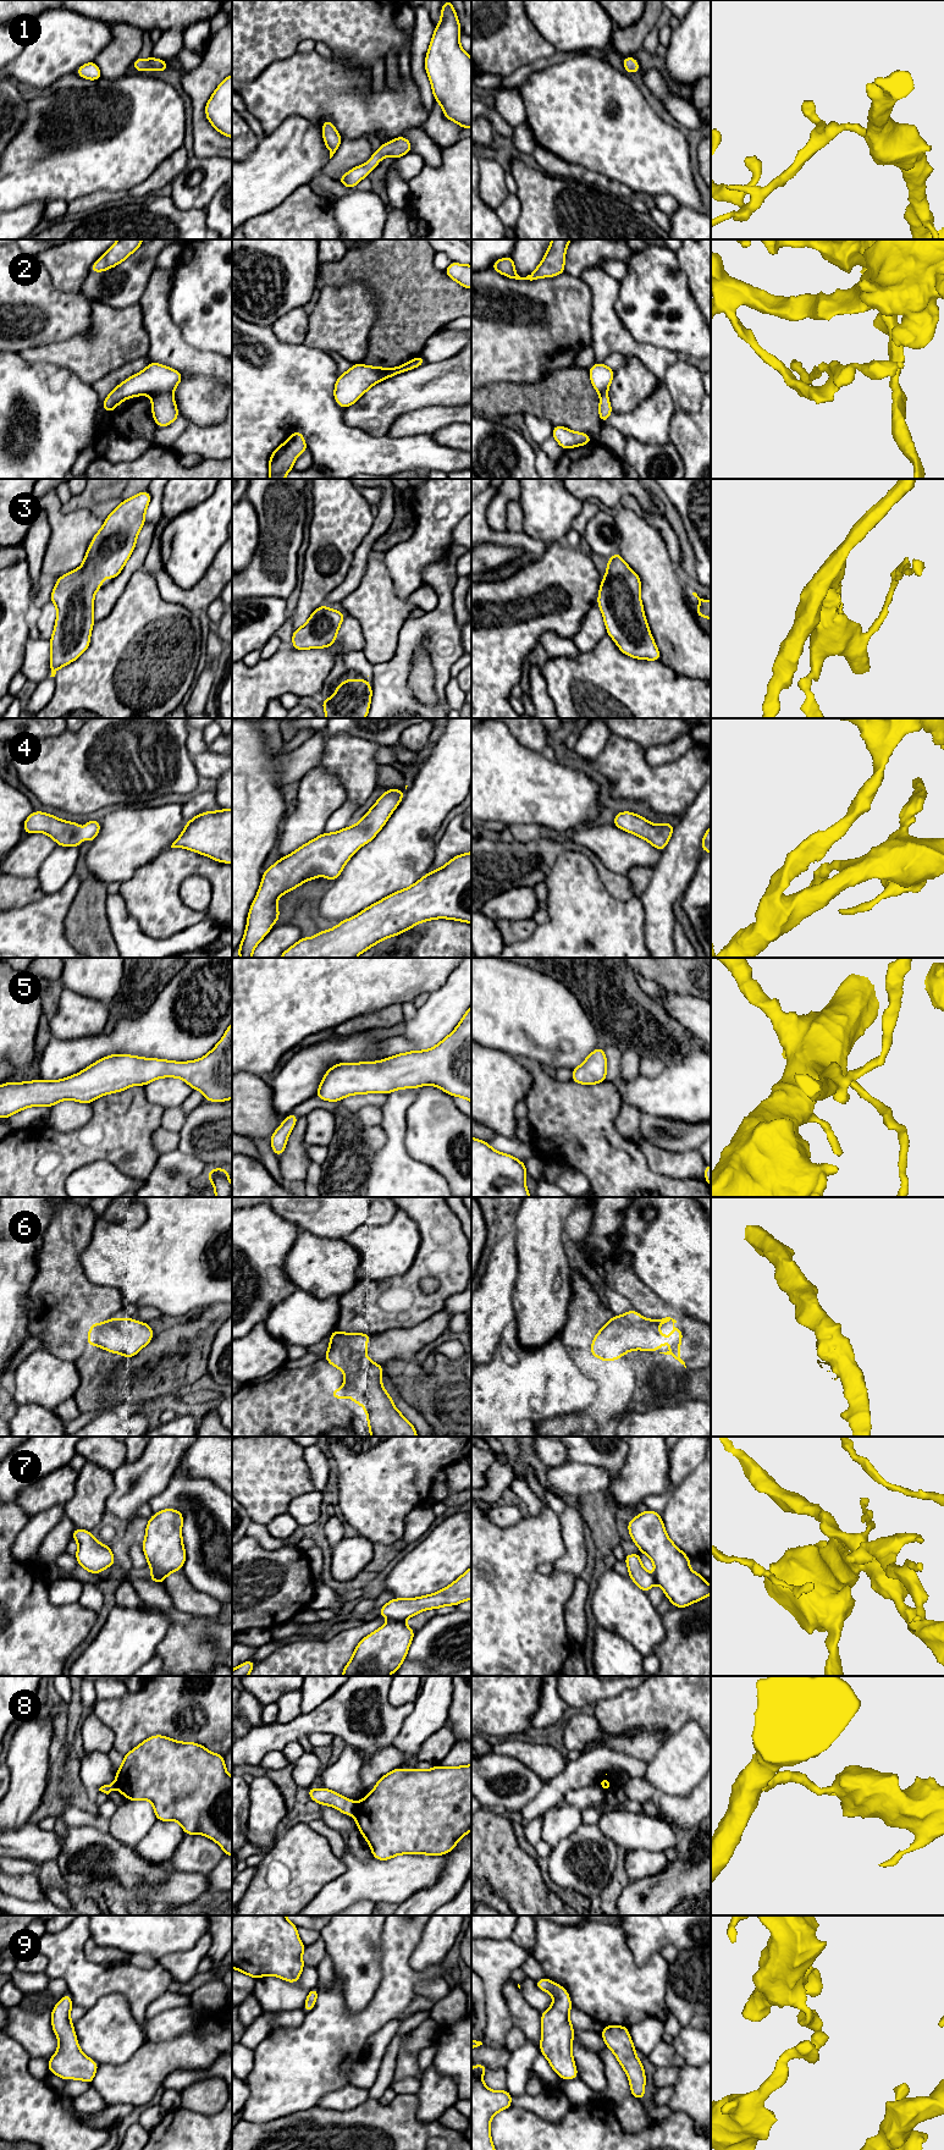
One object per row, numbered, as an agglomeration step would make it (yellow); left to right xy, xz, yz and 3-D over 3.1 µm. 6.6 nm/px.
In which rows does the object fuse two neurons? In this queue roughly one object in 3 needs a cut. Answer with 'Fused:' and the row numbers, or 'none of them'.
Fused: 2, 7, 8

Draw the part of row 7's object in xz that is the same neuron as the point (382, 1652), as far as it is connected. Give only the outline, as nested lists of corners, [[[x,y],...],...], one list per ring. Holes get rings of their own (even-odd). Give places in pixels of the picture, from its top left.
[[[391,1621],[363,1638],[342,1676],[388,1676],[405,1660],[415,1631],[403,1621]]]

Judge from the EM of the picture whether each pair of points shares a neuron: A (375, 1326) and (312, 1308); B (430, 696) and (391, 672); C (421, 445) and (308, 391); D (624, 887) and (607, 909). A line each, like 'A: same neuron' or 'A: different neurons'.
A: different neurons
B: different neurons
C: same neuron
D: different neurons

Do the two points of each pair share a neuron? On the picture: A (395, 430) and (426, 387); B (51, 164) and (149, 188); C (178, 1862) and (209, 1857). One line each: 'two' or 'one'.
A: two
B: two
C: one

